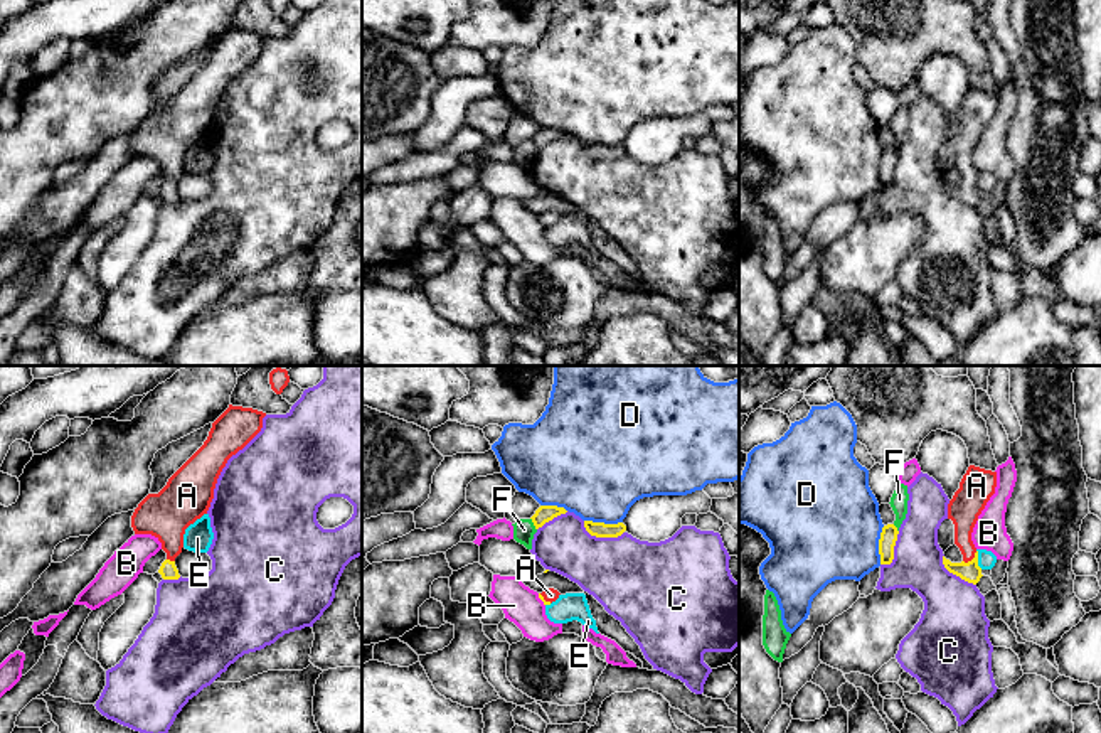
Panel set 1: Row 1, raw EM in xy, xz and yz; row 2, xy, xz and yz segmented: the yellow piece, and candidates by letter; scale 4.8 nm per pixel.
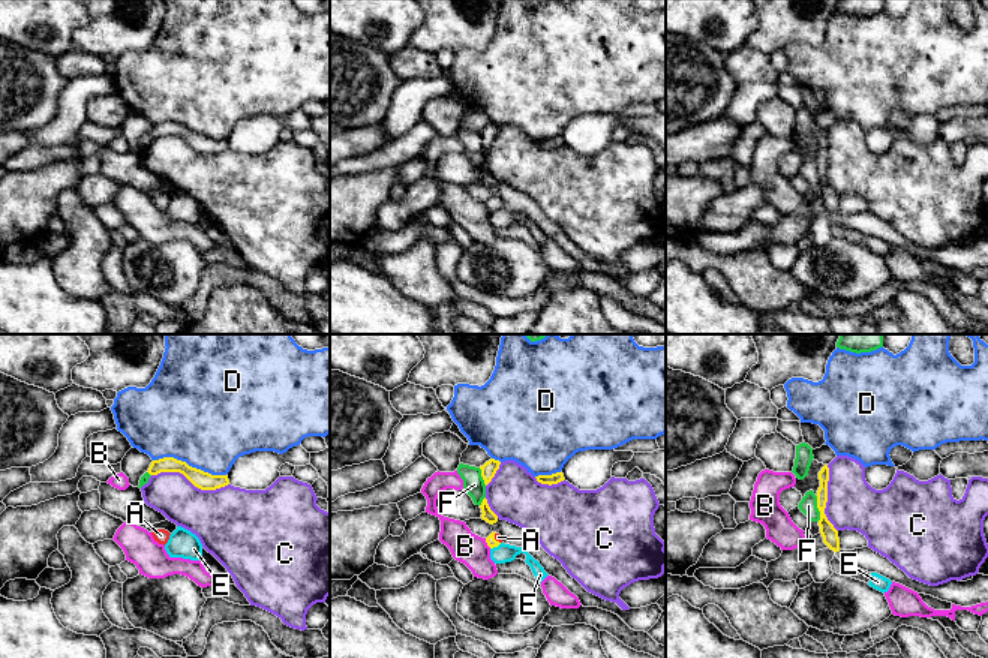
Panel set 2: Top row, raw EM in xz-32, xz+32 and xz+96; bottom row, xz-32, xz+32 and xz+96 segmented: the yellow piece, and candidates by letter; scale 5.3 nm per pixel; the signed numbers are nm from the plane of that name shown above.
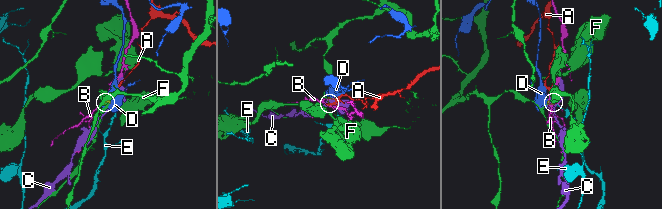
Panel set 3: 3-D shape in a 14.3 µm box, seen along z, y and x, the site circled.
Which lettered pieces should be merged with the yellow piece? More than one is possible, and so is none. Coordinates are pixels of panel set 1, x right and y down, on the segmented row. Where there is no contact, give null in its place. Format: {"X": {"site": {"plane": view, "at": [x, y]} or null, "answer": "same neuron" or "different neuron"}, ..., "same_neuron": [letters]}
{"A": {"site": {"plane": "yz", "at": [972, 560]}, "answer": "same neuron"}, "B": {"site": {"plane": "xz", "at": [541, 599]}, "answer": "different neuron"}, "C": {"site": {"plane": "xz", "at": [601, 536]}, "answer": "different neuron"}, "D": {"site": {"plane": "xz", "at": [603, 523]}, "answer": "different neuron"}, "E": {"site": {"plane": "yz", "at": [977, 560]}, "answer": "different neuron"}, "F": {"site": {"plane": "xz", "at": [534, 524]}, "answer": "different neuron"}, "same_neuron": ["A"]}

